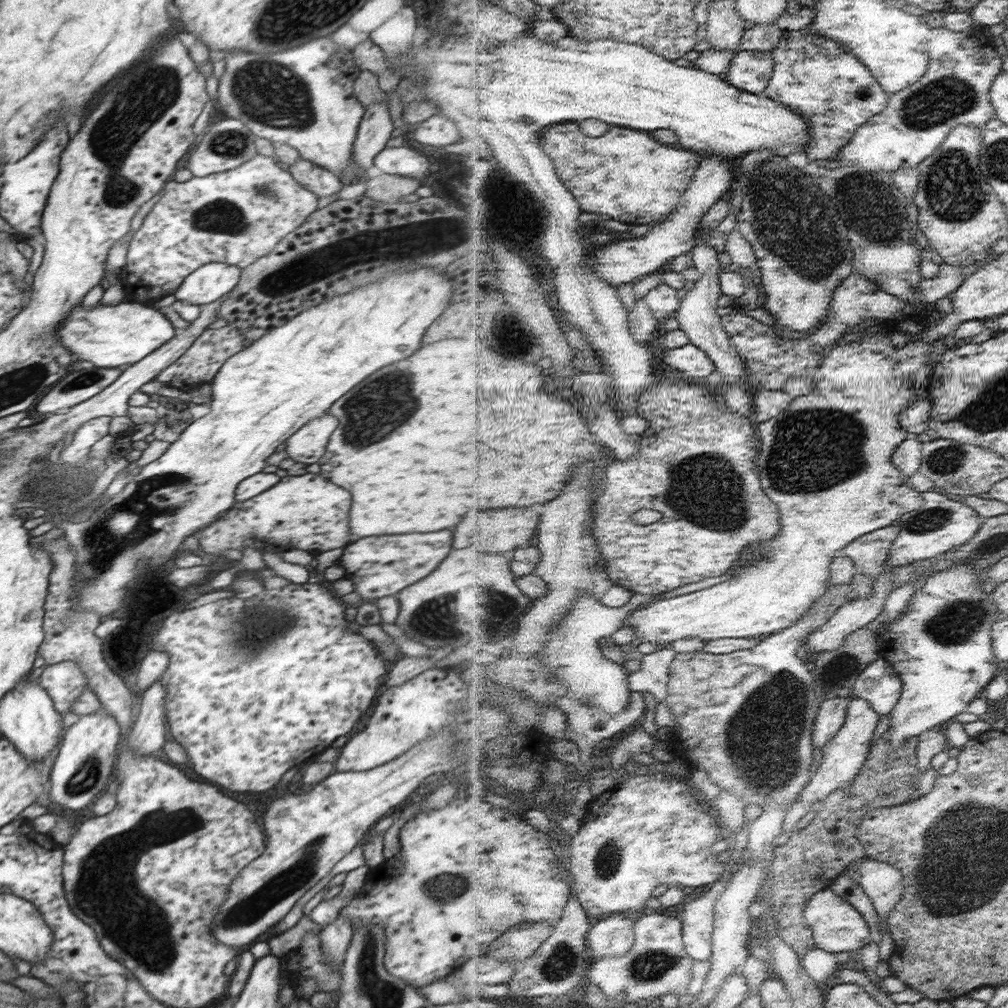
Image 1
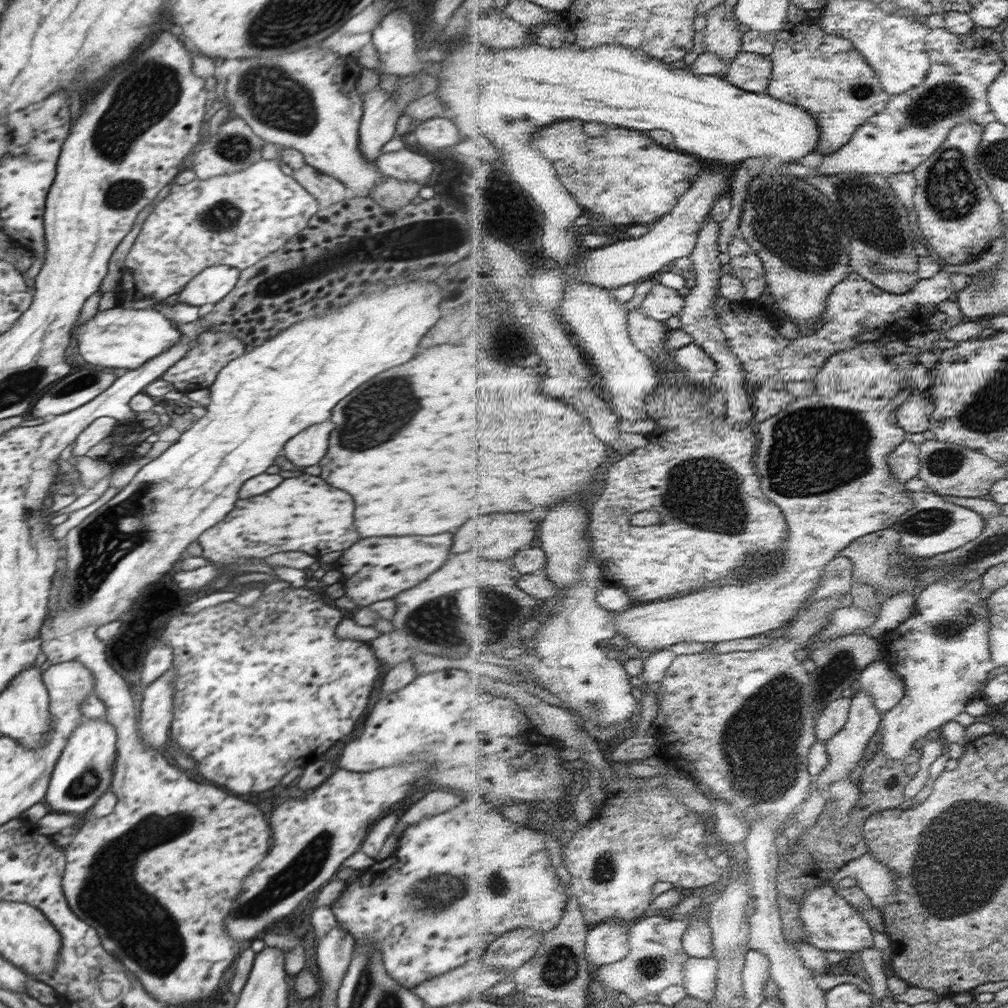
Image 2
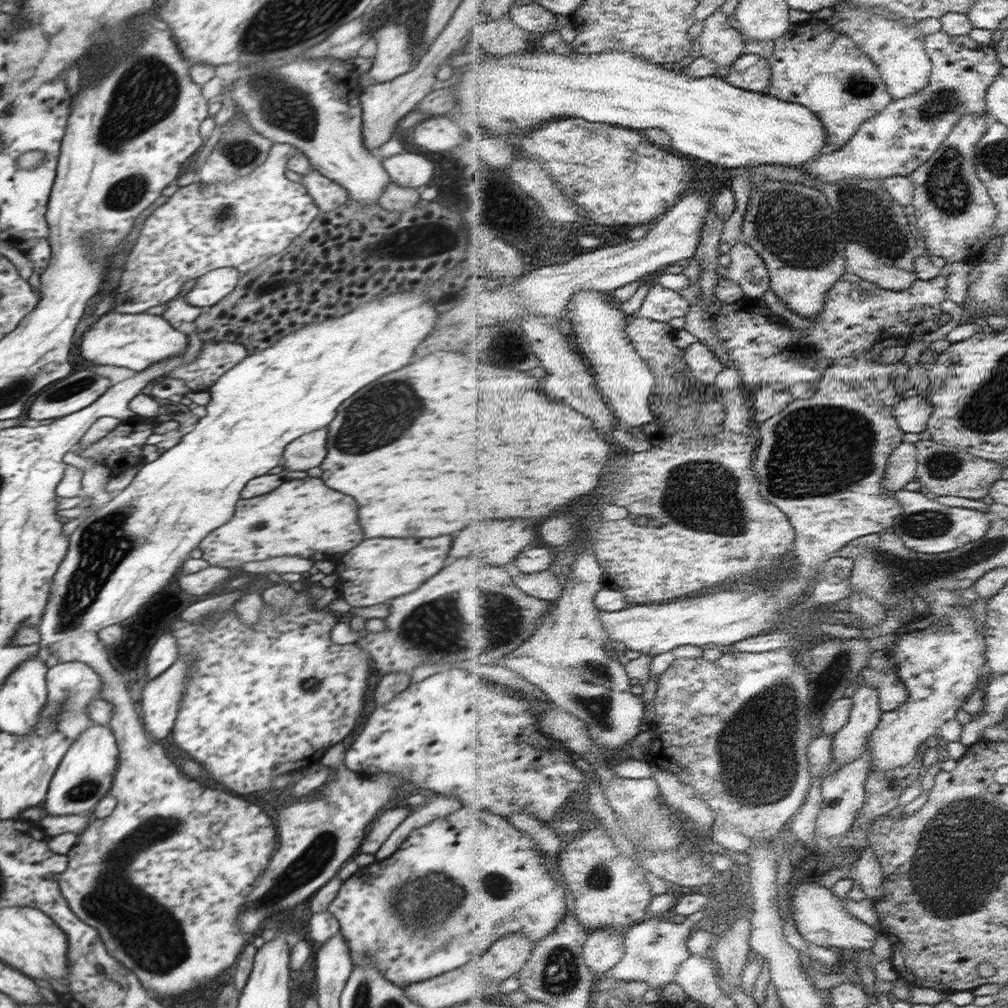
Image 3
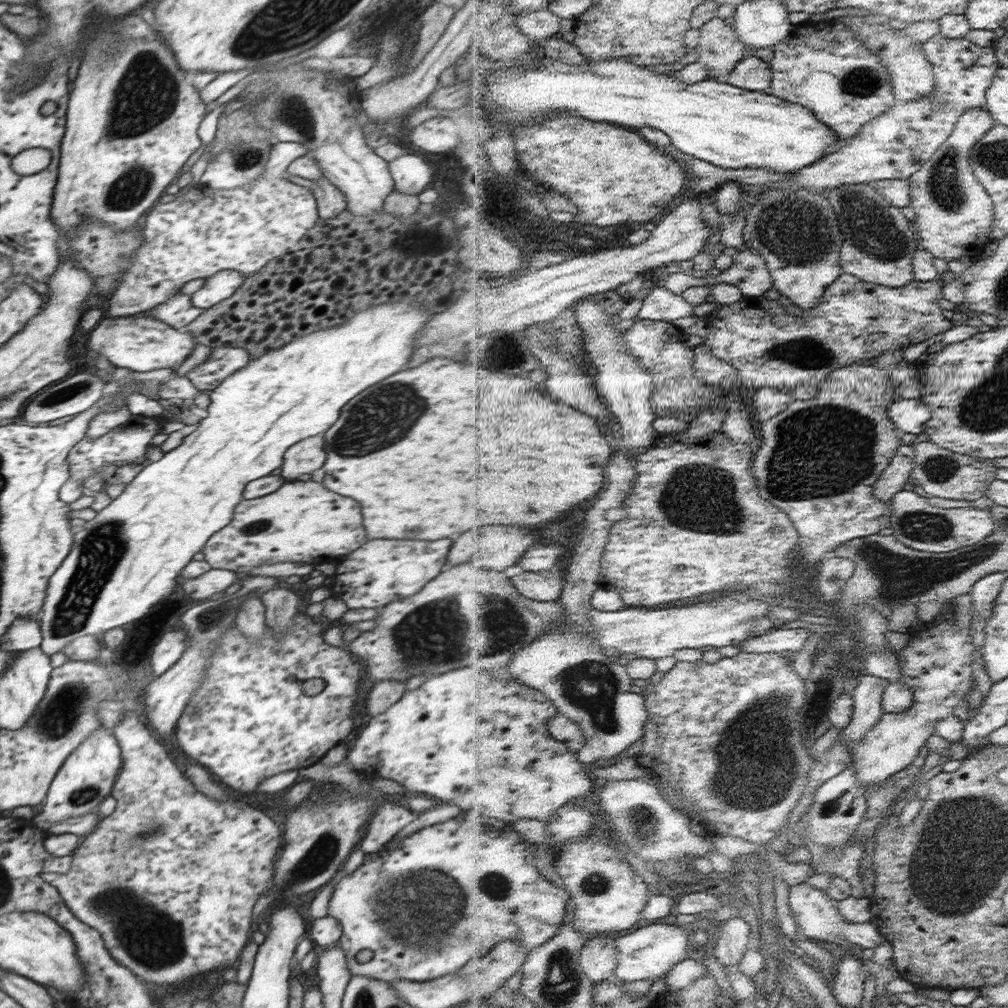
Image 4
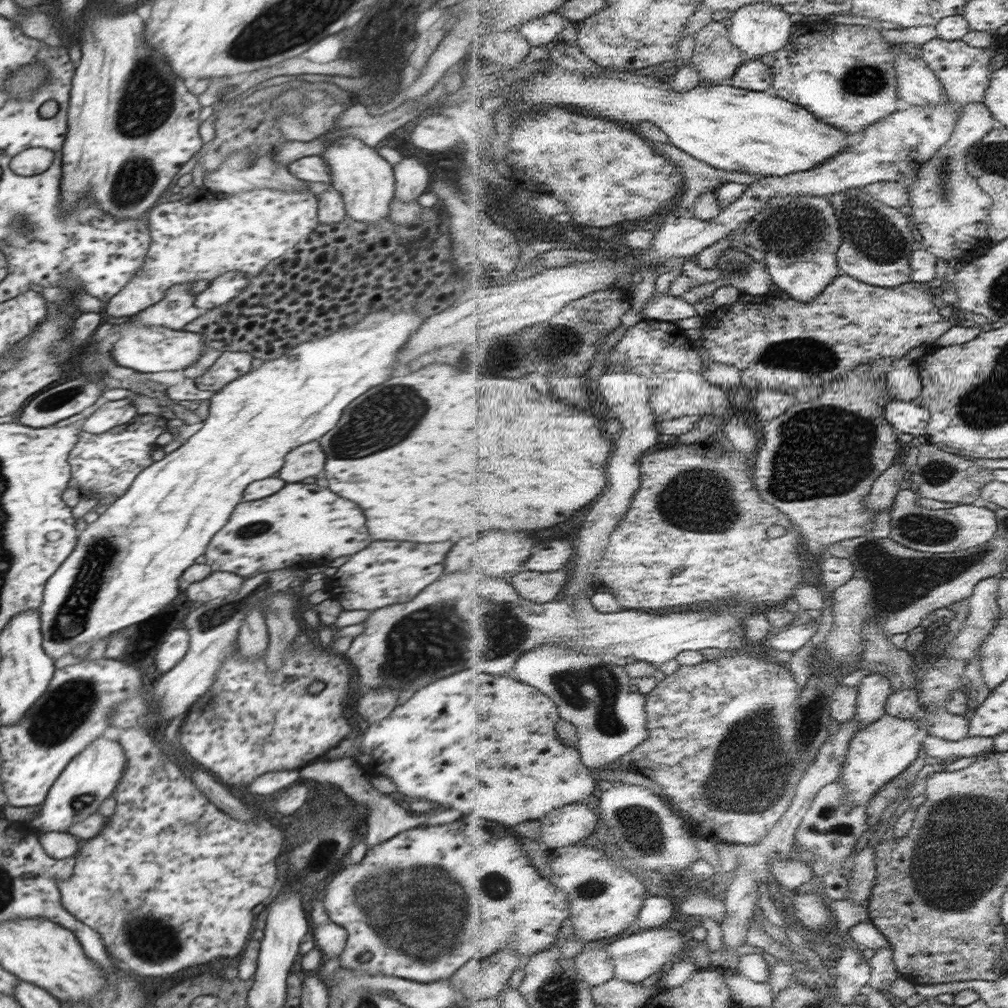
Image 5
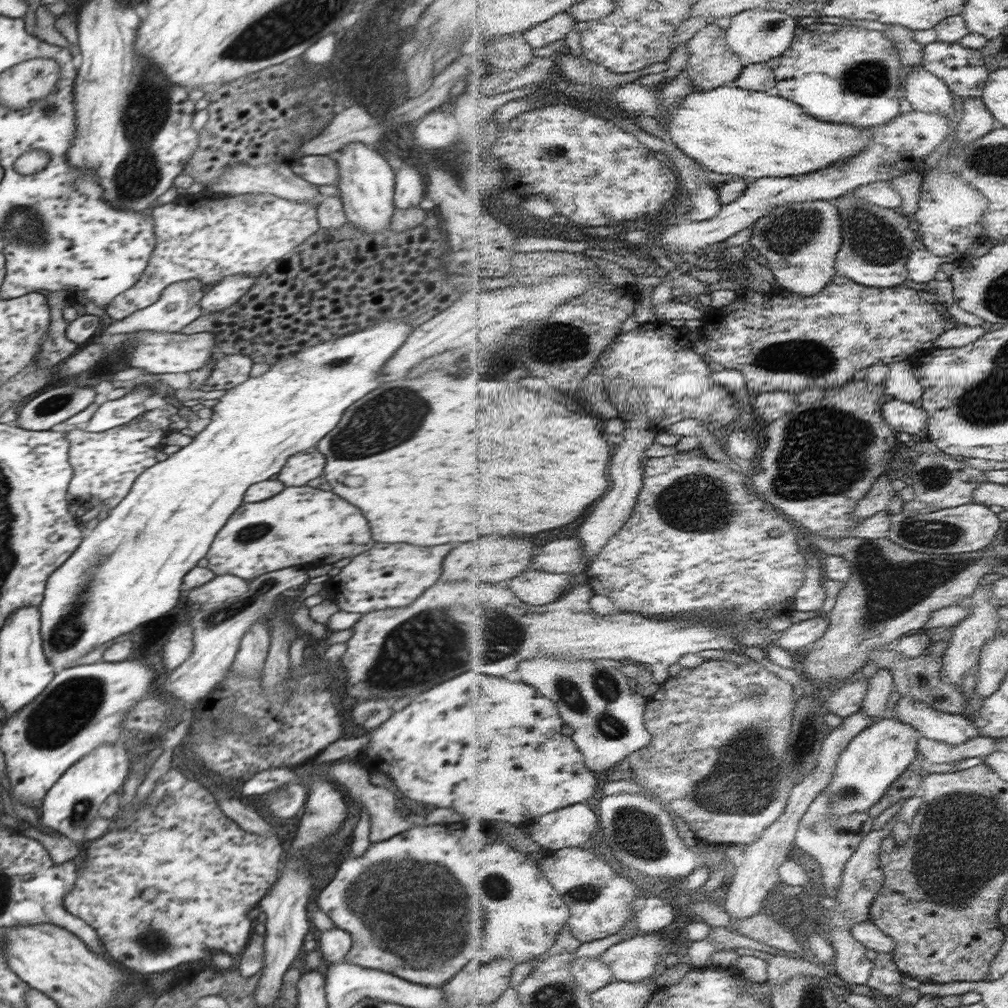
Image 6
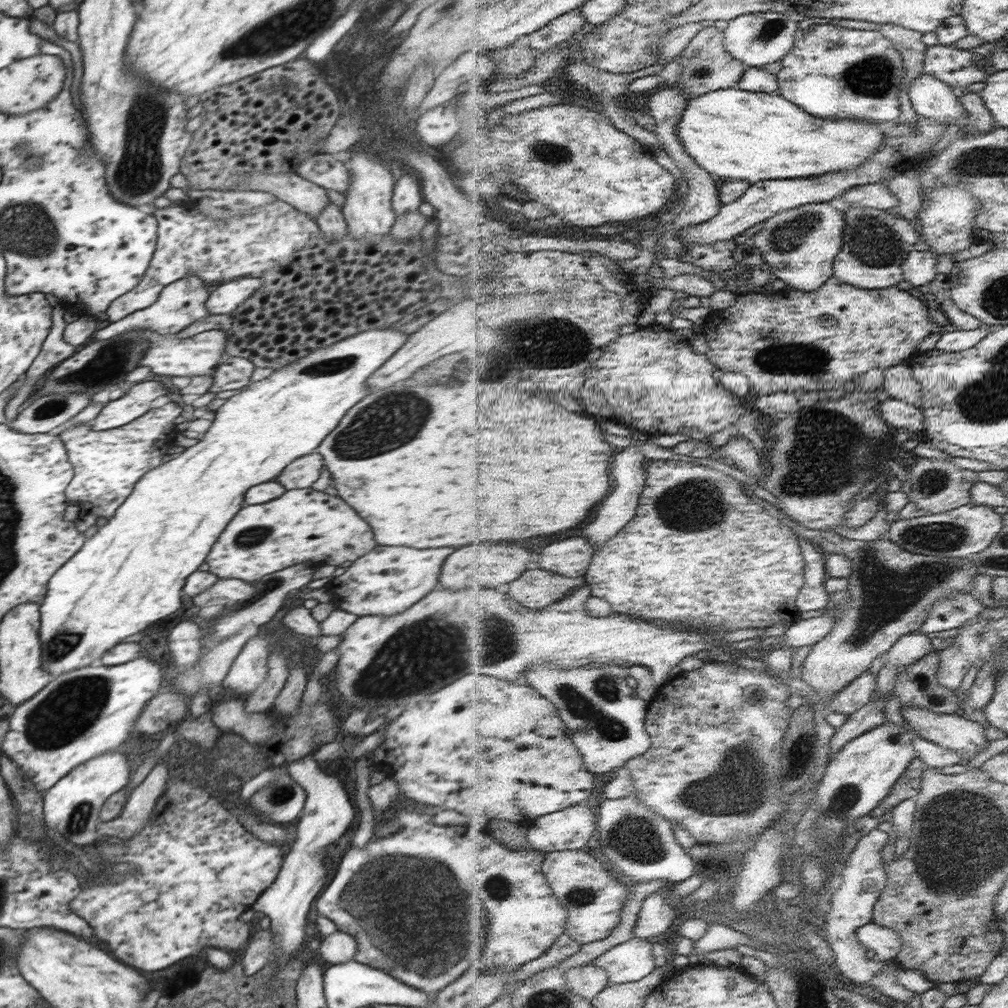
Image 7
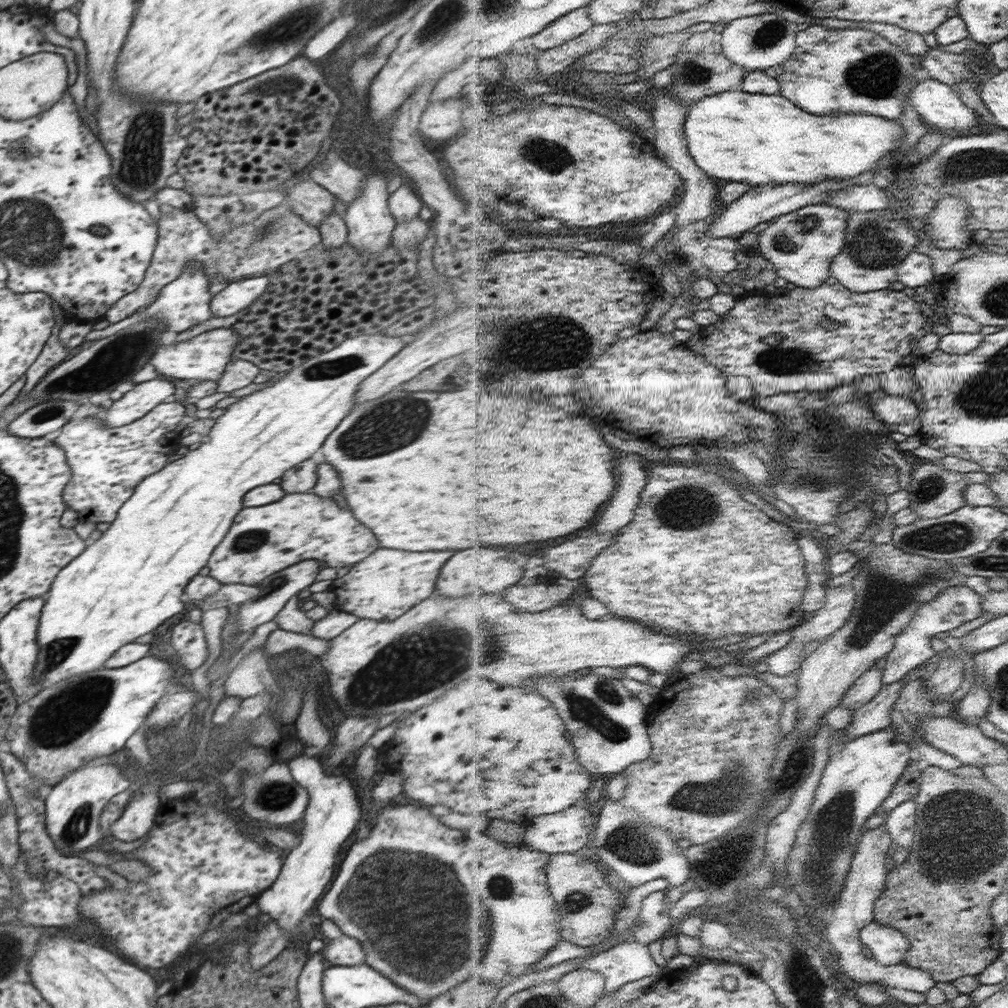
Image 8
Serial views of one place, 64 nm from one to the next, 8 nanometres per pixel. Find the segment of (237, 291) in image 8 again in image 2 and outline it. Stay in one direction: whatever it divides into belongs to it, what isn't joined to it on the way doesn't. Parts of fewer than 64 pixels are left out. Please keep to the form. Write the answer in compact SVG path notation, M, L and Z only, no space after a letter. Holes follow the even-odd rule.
M224 264L209 266L179 292L178 302L194 306L203 304L220 304L221 300L229 294L240 278L241 270Z

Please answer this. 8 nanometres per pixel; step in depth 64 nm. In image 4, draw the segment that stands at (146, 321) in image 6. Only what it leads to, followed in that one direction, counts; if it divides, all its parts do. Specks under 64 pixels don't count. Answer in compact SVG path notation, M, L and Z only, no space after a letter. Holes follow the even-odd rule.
M178 292L168 297L162 304L157 304L156 307L151 308L147 316L165 322L172 328L179 329L192 323L204 312L204 309L196 308L191 303L190 295Z

